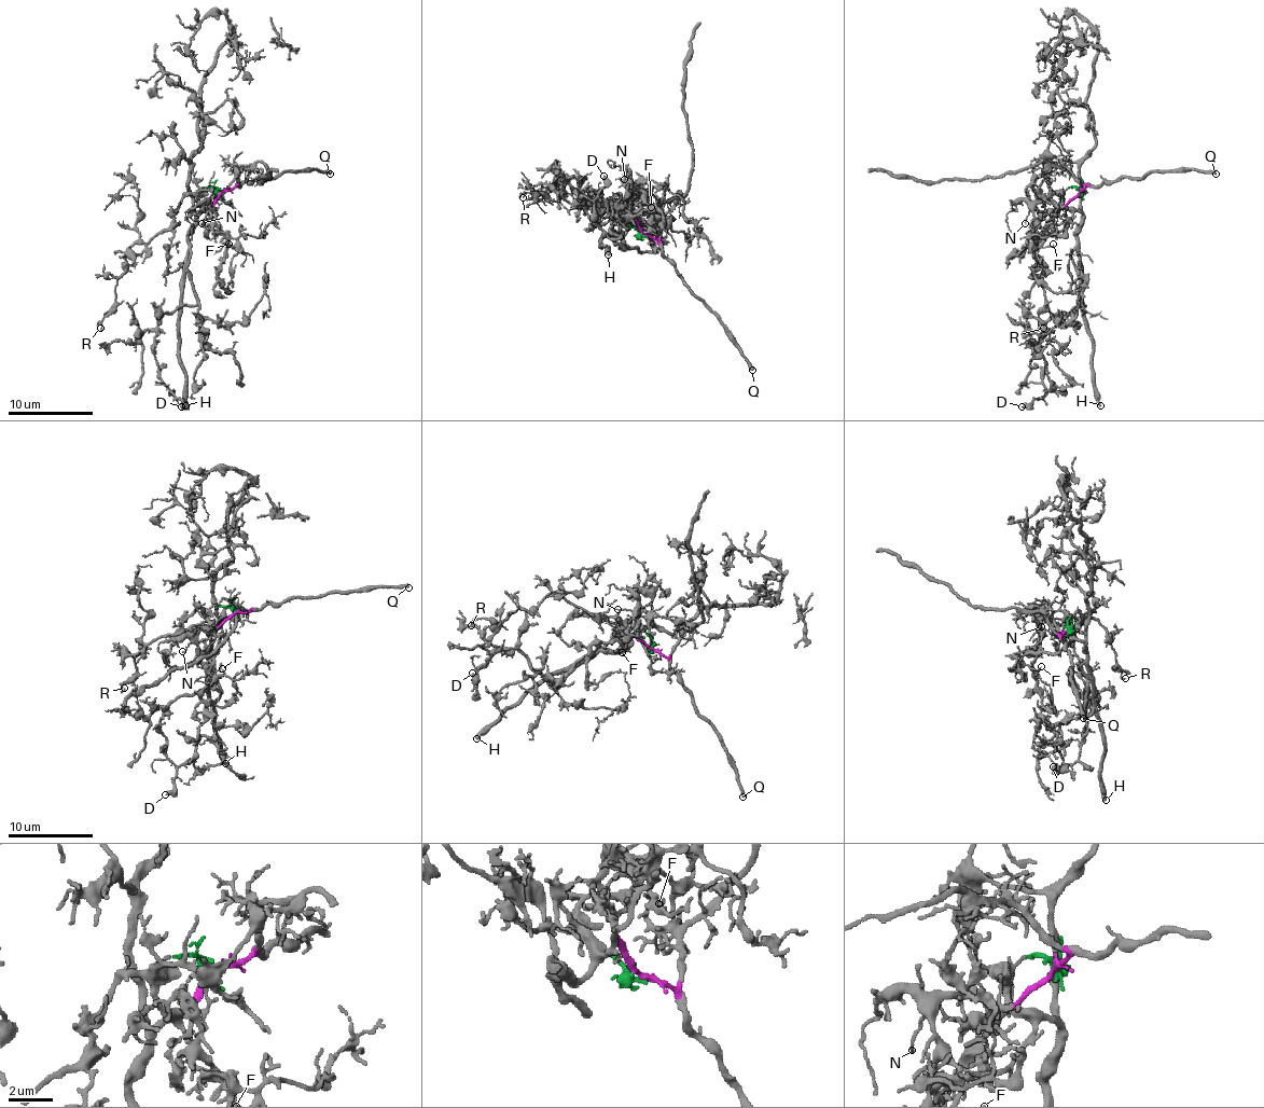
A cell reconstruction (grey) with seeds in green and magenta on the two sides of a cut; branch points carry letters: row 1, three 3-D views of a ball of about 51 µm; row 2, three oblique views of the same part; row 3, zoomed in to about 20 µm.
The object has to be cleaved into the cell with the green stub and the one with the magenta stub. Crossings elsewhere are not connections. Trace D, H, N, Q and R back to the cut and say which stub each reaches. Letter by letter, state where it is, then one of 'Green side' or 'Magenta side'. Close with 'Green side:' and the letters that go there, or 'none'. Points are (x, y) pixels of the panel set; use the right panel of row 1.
D: Place: (1022, 406). Green side
H: Place: (1100, 405). Green side
N: Place: (1025, 223). Magenta side
Q: Place: (1216, 174). Magenta side
R: Place: (1043, 328). Green side
Green side: D, H, R

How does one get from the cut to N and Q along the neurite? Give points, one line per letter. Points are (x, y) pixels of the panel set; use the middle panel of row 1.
N: (642, 234), (634, 215), (629, 194), (632, 185), (623, 179)
Q: (642, 234), (660, 243), (662, 253), (675, 266), (677, 275), (706, 306), (752, 370)

